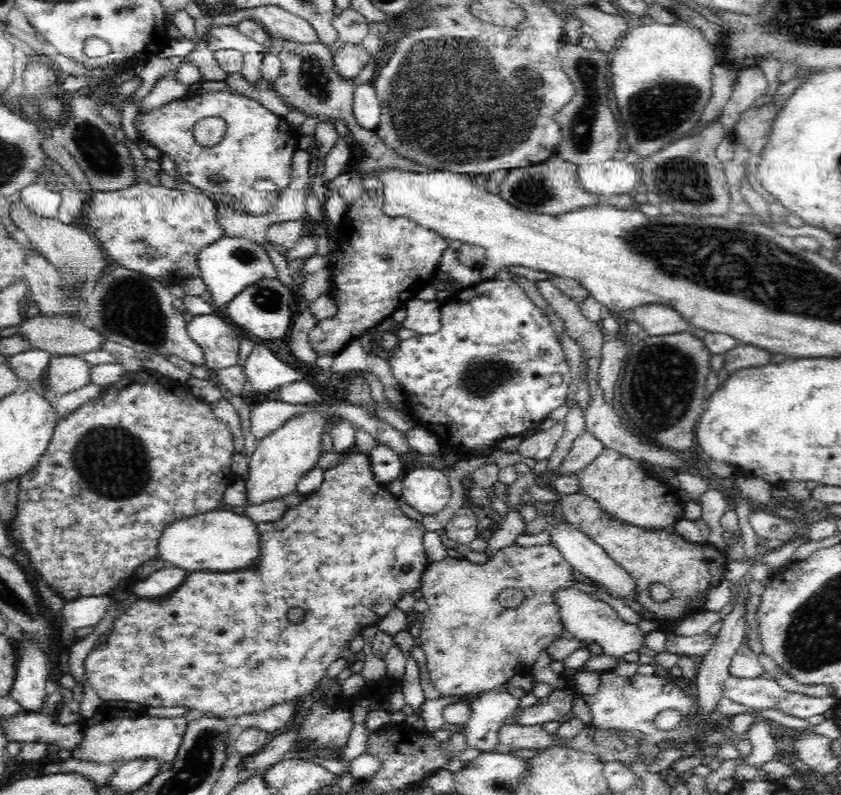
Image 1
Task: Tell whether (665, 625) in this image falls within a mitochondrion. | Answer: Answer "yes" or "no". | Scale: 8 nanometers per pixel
no

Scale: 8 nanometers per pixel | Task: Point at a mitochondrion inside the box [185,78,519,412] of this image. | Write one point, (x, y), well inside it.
(243, 255)

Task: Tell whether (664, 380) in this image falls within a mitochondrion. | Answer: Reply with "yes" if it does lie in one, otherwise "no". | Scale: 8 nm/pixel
yes

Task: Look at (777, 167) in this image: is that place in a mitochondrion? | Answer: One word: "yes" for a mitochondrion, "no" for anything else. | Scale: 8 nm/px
no

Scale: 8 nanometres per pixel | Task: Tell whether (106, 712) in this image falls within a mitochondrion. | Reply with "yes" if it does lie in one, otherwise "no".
no

